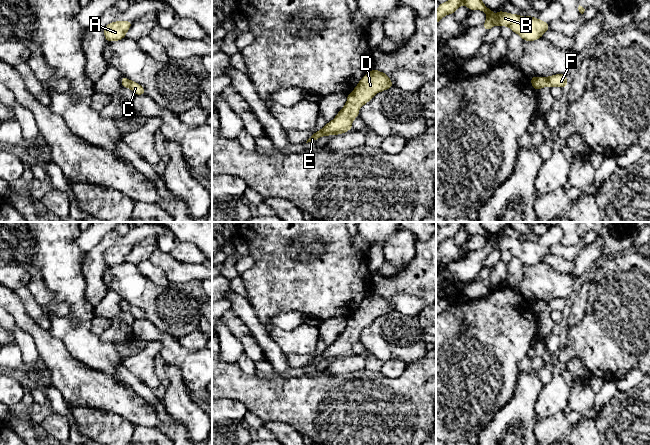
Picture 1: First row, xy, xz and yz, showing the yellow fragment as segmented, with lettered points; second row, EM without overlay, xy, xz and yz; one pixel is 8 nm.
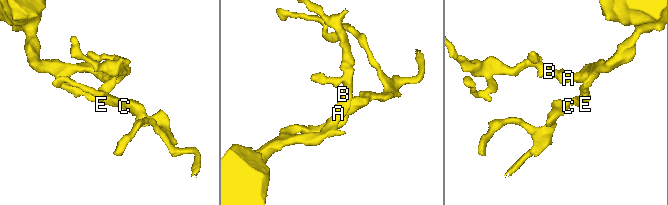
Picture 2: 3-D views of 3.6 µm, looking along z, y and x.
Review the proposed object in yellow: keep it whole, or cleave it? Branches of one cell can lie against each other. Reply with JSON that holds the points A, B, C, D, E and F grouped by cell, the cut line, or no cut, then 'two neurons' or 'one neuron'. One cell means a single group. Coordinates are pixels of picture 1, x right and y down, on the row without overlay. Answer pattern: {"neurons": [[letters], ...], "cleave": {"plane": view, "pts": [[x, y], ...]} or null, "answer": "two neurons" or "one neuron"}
{"neurons": [["A", "B", "C", "D", "E", "F"]], "cleave": null, "answer": "one neuron"}

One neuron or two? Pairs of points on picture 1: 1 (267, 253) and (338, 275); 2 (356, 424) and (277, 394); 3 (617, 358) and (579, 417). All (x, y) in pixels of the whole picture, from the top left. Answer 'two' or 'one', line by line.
1: one
2: one
3: two

